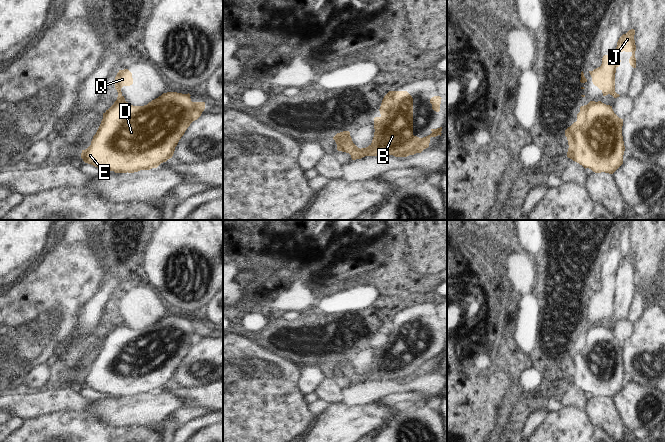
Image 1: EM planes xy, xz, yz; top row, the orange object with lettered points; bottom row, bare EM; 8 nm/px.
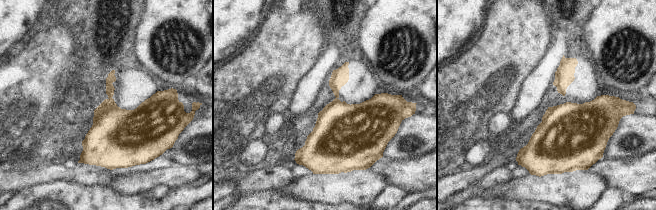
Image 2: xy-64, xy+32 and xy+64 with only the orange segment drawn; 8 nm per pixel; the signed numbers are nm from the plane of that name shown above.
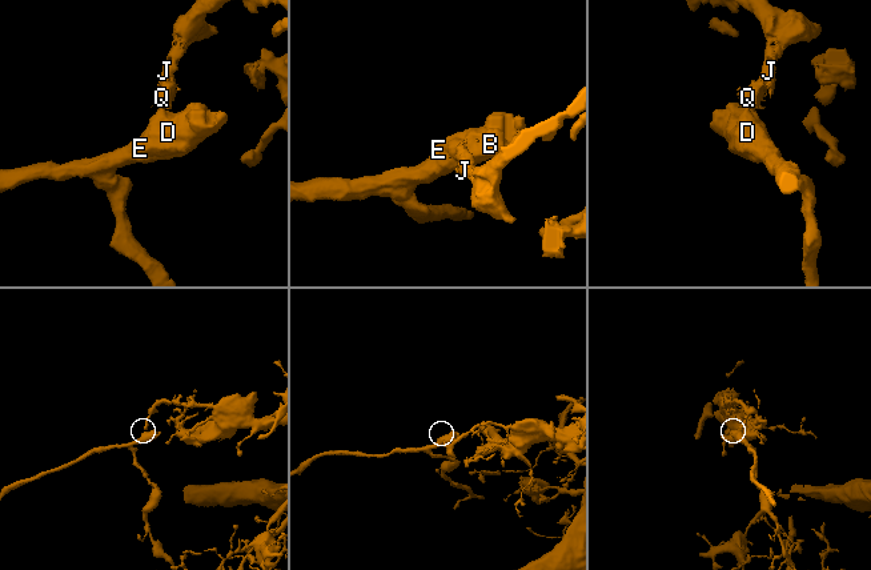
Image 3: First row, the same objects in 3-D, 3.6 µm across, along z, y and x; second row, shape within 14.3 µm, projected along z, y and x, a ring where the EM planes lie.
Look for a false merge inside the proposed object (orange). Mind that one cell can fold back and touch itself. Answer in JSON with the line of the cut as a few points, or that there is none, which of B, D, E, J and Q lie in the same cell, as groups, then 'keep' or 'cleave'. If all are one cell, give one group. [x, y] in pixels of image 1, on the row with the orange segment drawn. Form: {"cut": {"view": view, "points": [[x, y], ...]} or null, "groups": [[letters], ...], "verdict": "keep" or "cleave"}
{"cut": {"view": "xy", "points": [[118, 95], [124, 100]]}, "groups": [["B", "D", "E"], ["J", "Q"]], "verdict": "cleave"}

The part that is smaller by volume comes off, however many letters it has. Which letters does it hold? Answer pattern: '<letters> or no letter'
B, D, E

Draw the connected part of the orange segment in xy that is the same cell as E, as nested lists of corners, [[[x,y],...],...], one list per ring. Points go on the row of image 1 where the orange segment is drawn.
[[[167,92],[144,106],[133,106],[118,96],[114,104],[103,113],[91,145],[82,150],[81,158],[85,163],[115,173],[157,168],[172,158],[187,128],[205,109],[205,102],[192,102],[190,96],[189,93]]]

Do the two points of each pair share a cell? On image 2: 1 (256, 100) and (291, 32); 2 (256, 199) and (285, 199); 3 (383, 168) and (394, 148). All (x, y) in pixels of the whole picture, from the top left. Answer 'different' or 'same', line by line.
1: same
2: same
3: different

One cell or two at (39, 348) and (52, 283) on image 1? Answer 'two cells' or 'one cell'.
one cell

